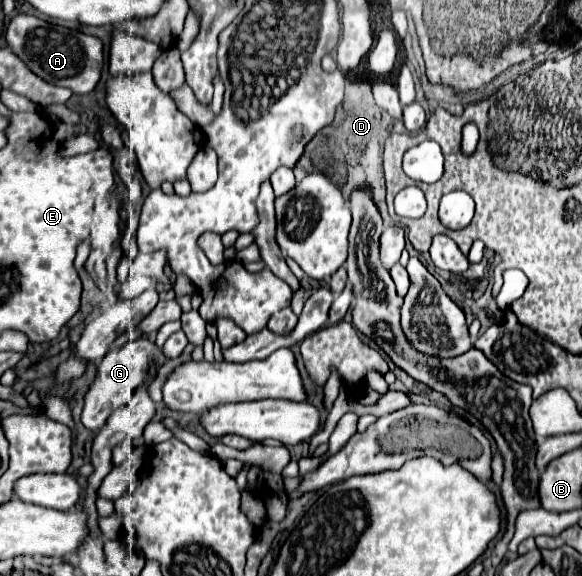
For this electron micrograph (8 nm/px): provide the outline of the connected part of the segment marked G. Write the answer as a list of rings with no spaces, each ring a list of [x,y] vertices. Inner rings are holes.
[[[140,337],[134,339],[134,341],[128,341],[125,345],[122,345],[122,347],[112,349],[112,351],[108,351],[108,353],[104,355],[104,359],[98,363],[96,377],[94,377],[94,381],[90,383],[88,393],[86,393],[86,397],[84,397],[82,423],[84,423],[84,427],[90,429],[90,431],[100,431],[100,429],[106,425],[108,417],[110,417],[116,409],[124,407],[124,405],[130,401],[130,397],[134,395],[134,391],[138,391],[138,387],[148,385],[155,379],[156,376],[151,375],[149,370],[152,368],[159,370],[160,367],[168,361],[168,359],[162,355],[162,351],[160,351],[154,343],[150,343],[148,337]],[[122,347],[124,347],[124,349],[130,349],[130,353],[122,353]]]

